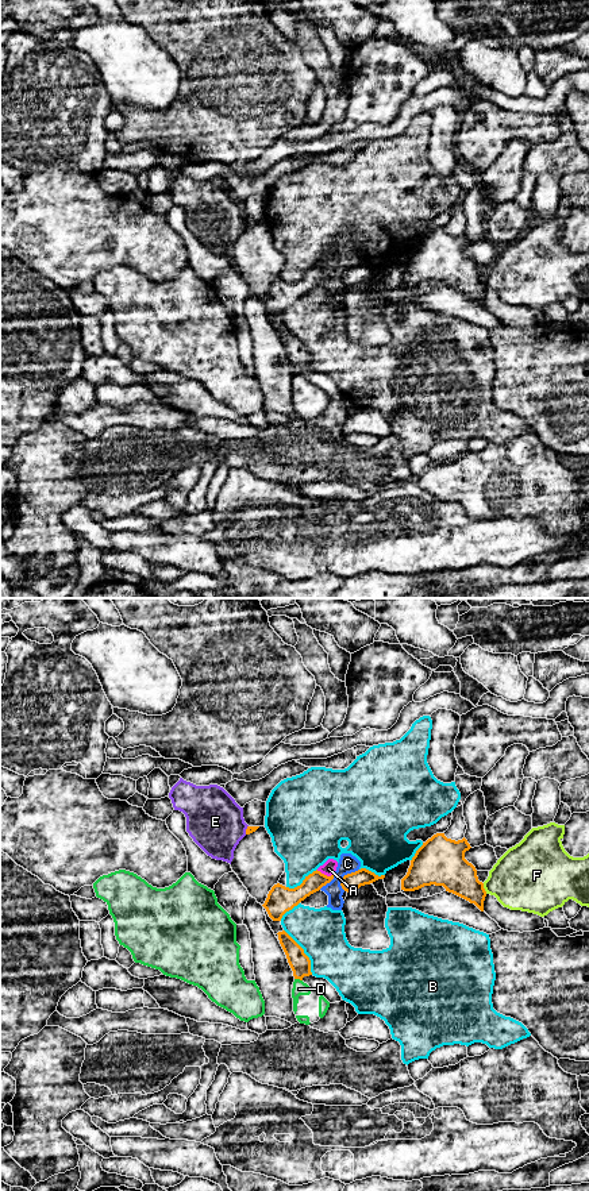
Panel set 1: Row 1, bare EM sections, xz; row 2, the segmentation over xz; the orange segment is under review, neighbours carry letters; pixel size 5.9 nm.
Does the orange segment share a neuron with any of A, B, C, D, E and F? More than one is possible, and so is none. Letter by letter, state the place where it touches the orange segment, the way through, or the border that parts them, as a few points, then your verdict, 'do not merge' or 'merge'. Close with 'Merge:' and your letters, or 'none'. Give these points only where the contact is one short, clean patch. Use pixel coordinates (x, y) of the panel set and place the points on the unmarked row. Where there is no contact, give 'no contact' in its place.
A: xz (323, 269) | along xz (316, 265), (333, 270) | do not merge
B: xz (303, 347) | do not merge
C: xz (343, 272) | along xz (358, 263), (342, 273), (341, 282), (343, 285) | do not merge
D: xz (299, 373) | do not merge
E: xz (246, 224) | along xz (247, 220), (245, 228) | do not merge
F: xz (484, 284) | do not merge
Merge: none

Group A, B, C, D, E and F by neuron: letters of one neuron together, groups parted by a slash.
A C / B / D / E / F

